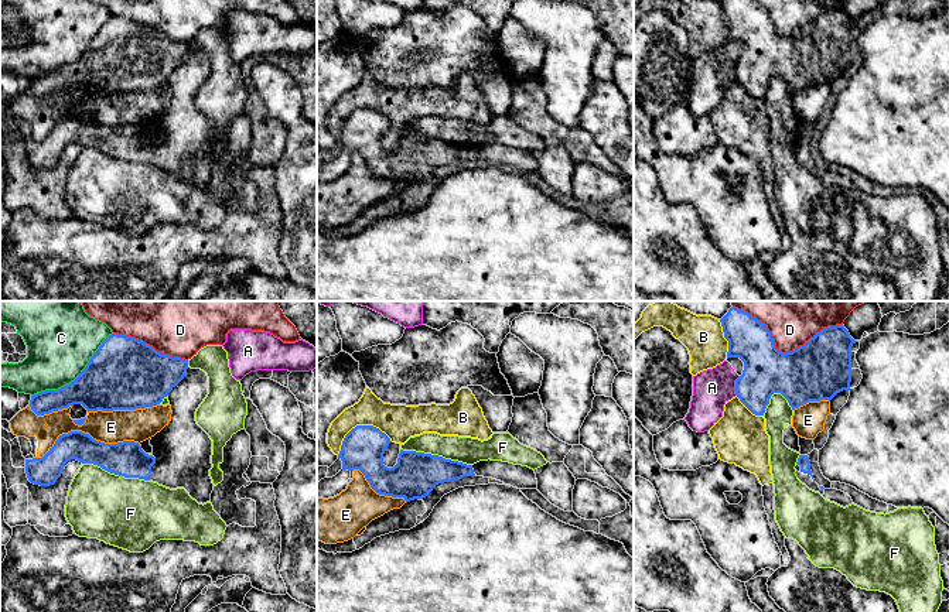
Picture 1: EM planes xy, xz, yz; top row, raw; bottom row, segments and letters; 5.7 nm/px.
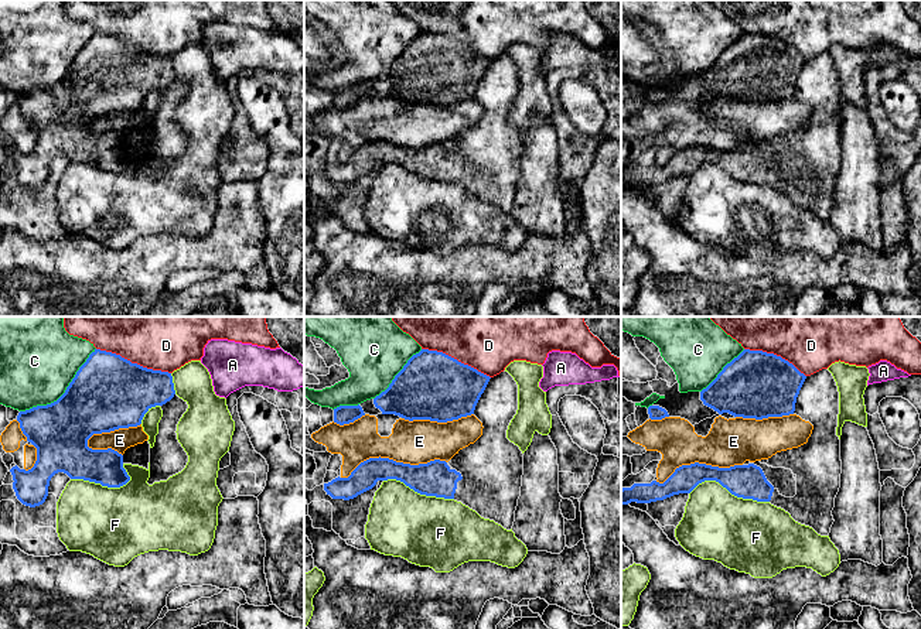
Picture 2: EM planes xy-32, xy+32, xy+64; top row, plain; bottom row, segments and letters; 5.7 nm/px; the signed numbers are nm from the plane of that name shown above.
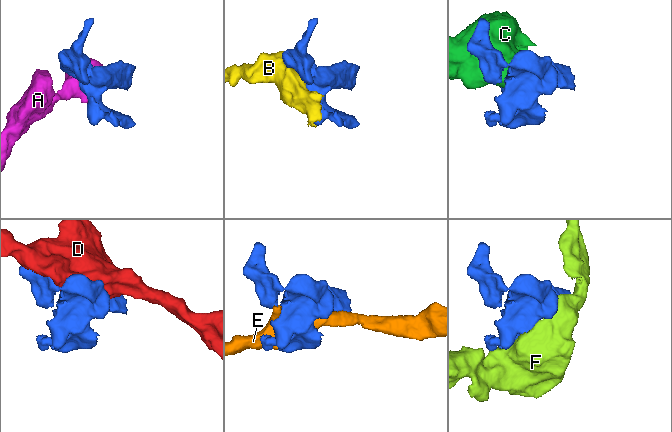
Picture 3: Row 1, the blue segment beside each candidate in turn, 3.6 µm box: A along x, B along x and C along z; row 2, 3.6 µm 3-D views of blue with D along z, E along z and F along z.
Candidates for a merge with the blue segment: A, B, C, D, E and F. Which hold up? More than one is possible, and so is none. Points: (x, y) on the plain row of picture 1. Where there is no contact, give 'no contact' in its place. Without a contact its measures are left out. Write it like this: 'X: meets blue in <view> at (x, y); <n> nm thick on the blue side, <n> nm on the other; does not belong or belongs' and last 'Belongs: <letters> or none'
A: meets blue in yz at (736, 69); 260 nm thick on the blue side, 220 nm on the other; does not belong
B: meets blue in xz at (359, 109); 240 nm thick on the blue side, 200 nm on the other; does not belong
C: meets blue in xy at (77, 61); 400 nm thick on the blue side, 360 nm on the other; does not belong
D: meets blue in yz at (792, 34); 340 nm thick on the blue side, 190 nm on the other; does not belong
E: meets blue in xy at (86, 118); 190 nm thick on the blue side, 190 nm on the other; does not belong
F: meets blue in xz at (436, 139); 260 nm thick on the blue side, 150 nm on the other; does not belong
Belongs: none

